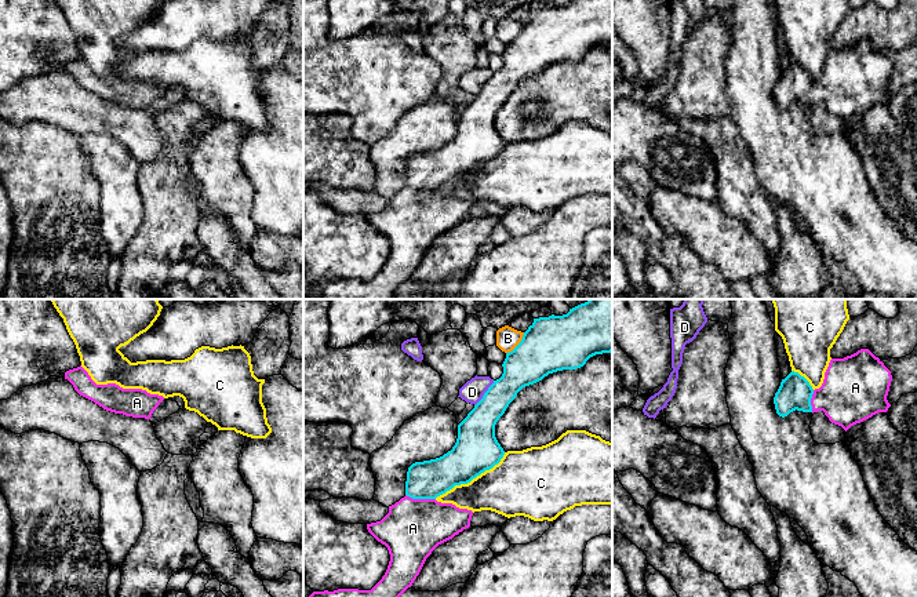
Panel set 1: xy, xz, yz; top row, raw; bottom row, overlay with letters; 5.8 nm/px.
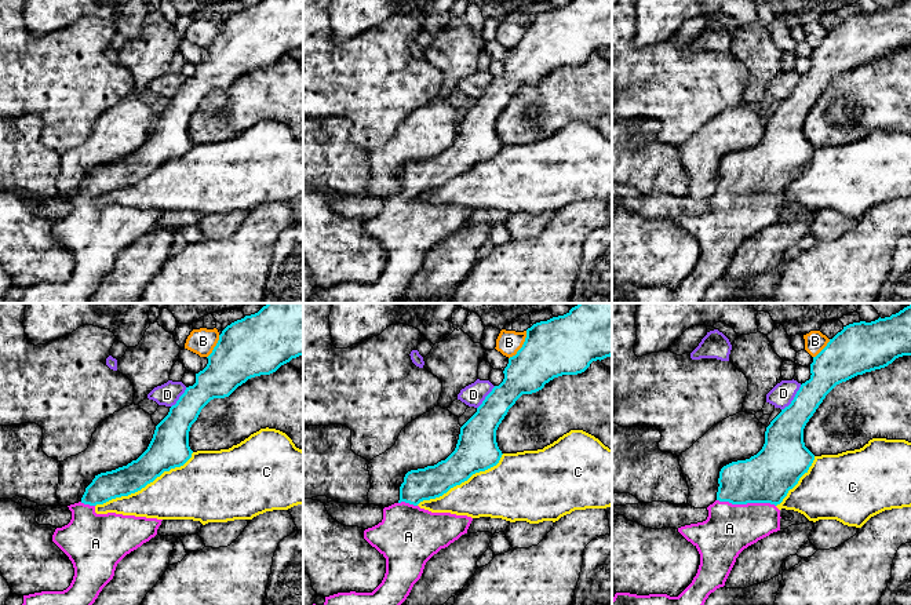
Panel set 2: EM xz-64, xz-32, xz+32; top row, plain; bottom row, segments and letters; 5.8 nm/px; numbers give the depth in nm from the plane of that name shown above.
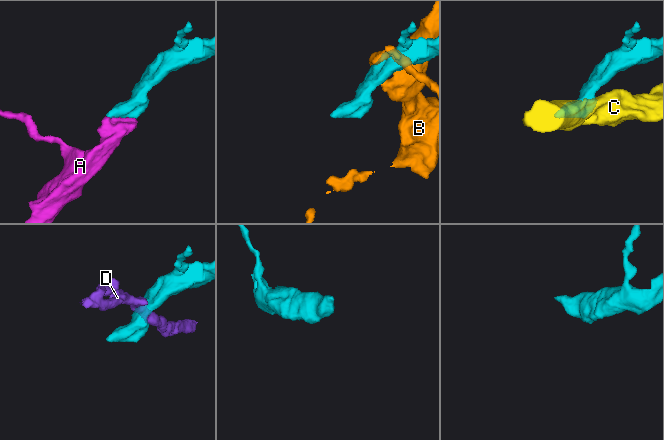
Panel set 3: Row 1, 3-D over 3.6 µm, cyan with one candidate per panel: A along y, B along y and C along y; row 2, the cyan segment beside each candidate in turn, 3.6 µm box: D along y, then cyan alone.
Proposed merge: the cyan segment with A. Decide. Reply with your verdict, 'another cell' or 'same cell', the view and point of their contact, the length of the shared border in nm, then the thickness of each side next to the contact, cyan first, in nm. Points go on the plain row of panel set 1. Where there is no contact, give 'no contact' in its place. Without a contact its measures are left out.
same cell | xz (421, 189) | 180 nm | 220/340 nm

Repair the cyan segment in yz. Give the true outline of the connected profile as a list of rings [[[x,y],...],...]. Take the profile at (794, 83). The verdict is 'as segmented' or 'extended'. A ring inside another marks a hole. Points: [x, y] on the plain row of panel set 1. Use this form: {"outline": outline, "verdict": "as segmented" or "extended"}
{"outline": [[[860,40],[844,50],[832,50],[819,80],[812,80],[809,73],[798,63],[792,62],[774,88],[776,105],[782,109],[793,102],[818,103],[823,102],[829,112],[841,117],[845,123],[878,103],[887,103],[891,95],[887,91],[892,66],[884,54],[869,40]]], "verdict": "extended"}

